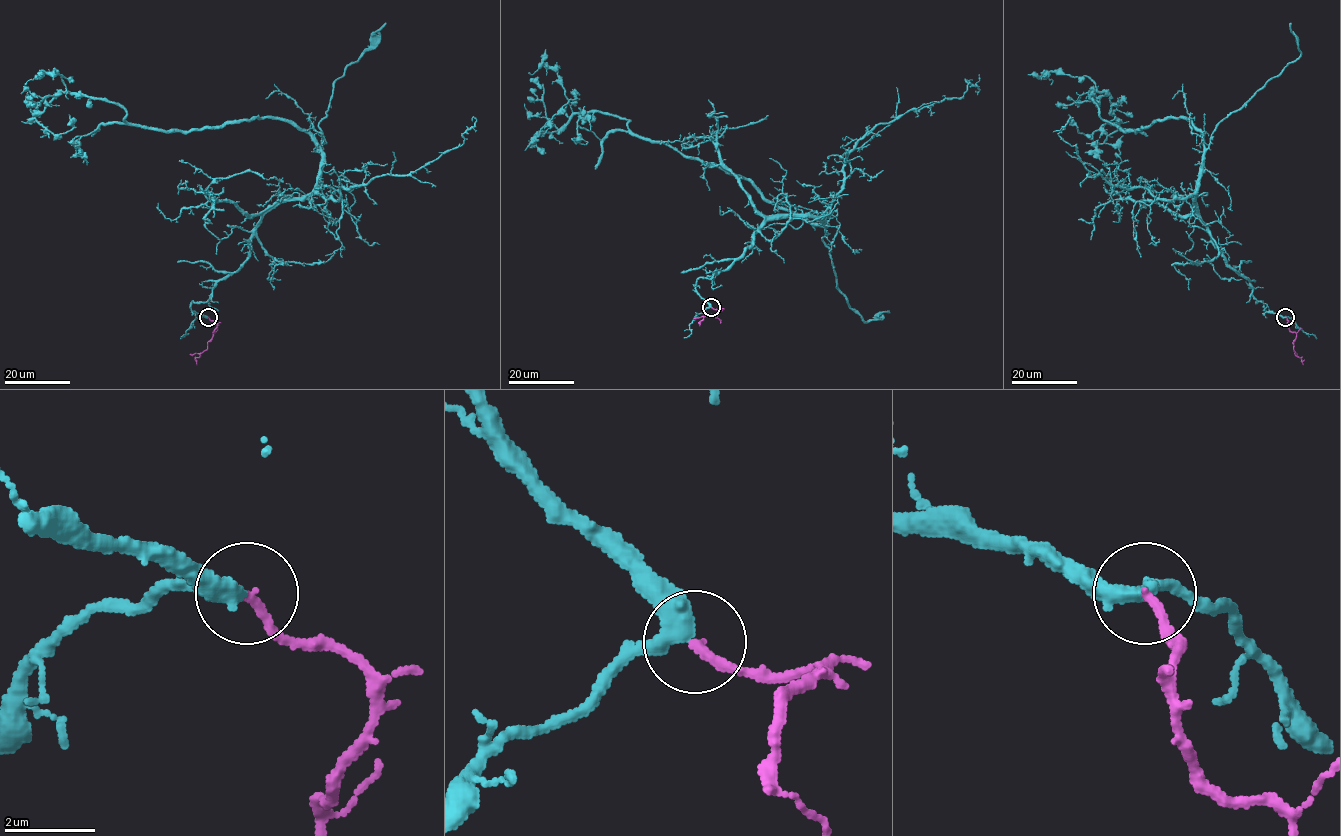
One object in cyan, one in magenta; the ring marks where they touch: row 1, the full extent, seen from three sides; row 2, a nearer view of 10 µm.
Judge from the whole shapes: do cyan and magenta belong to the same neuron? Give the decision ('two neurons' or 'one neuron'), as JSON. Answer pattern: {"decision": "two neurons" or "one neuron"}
{"decision": "one neuron"}

